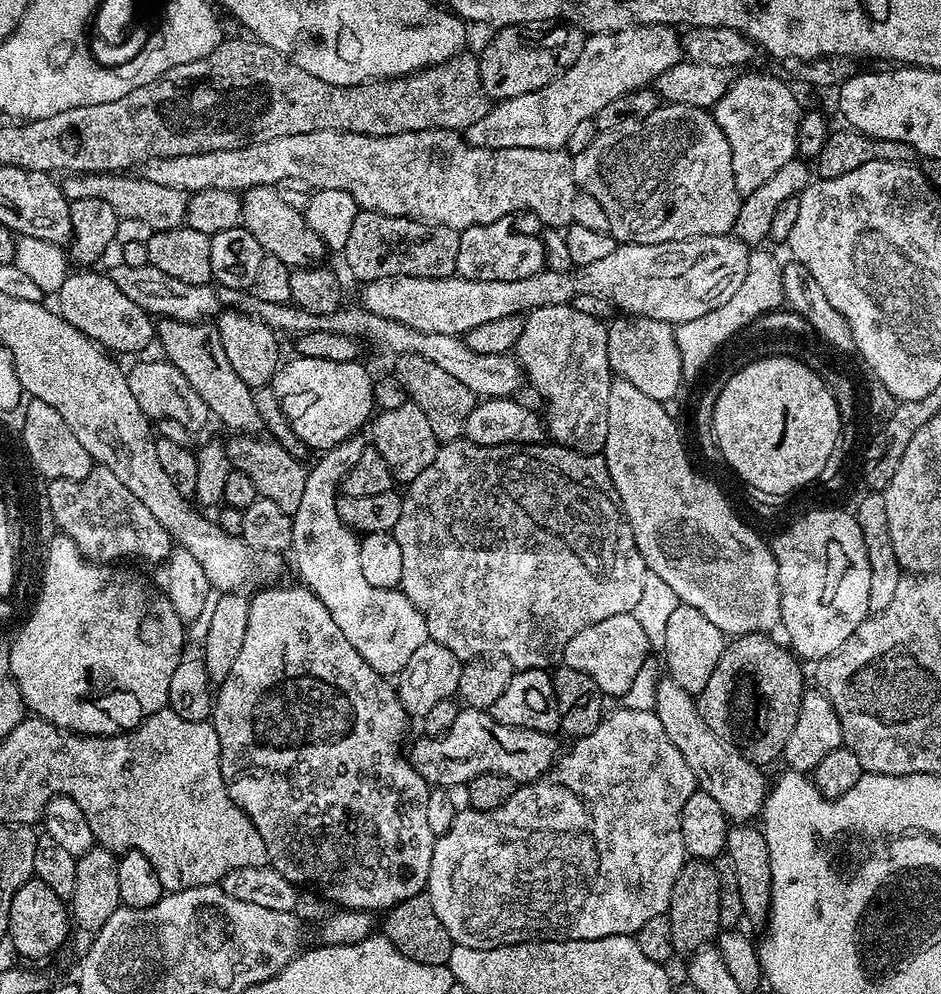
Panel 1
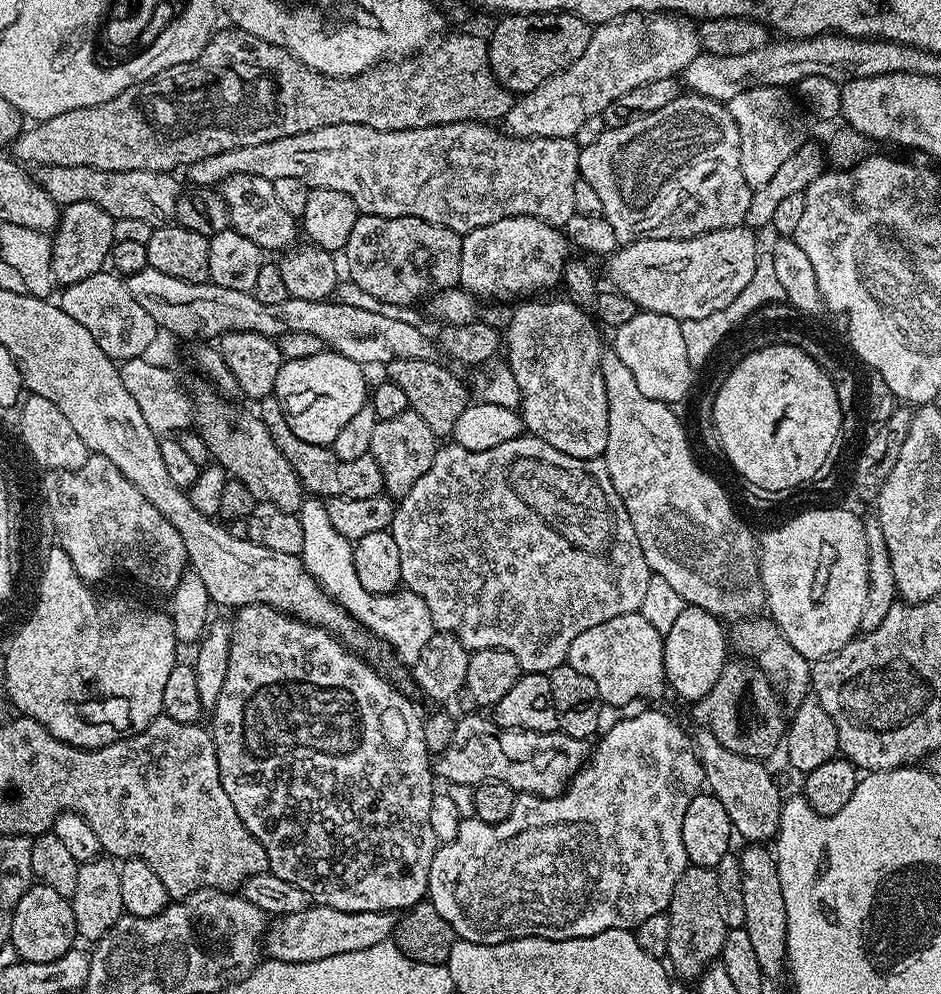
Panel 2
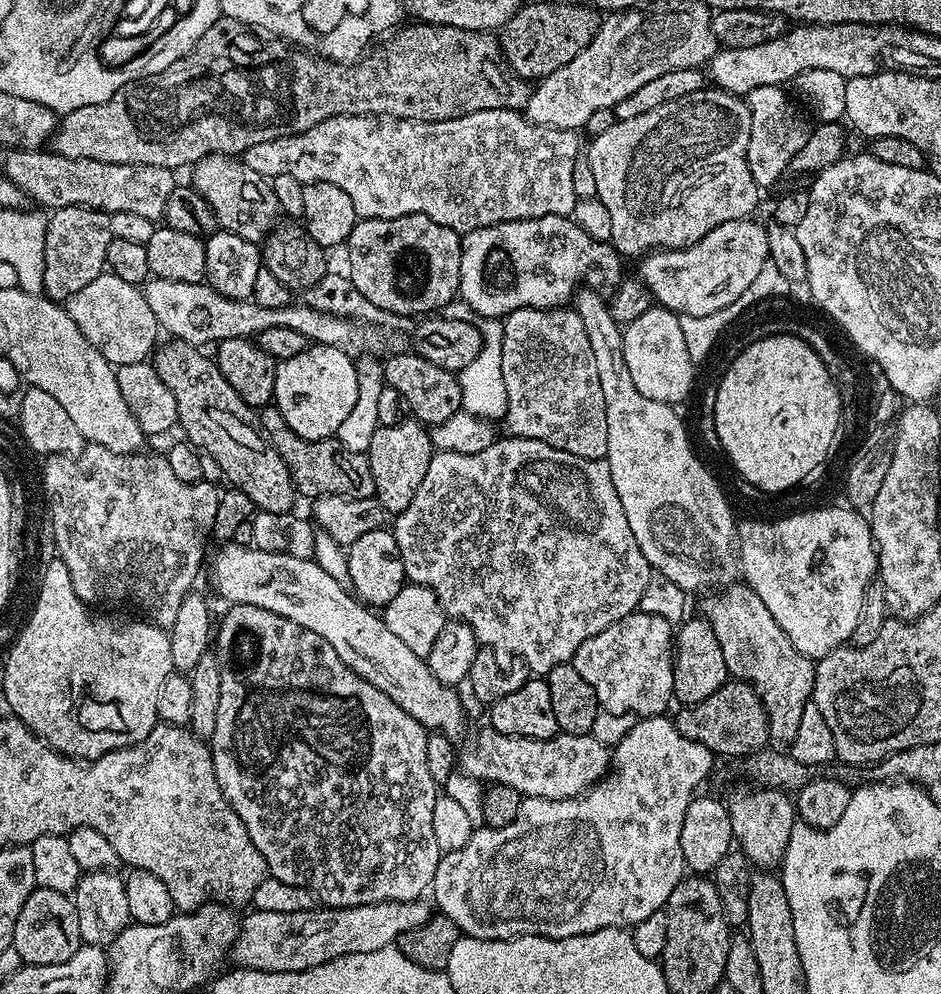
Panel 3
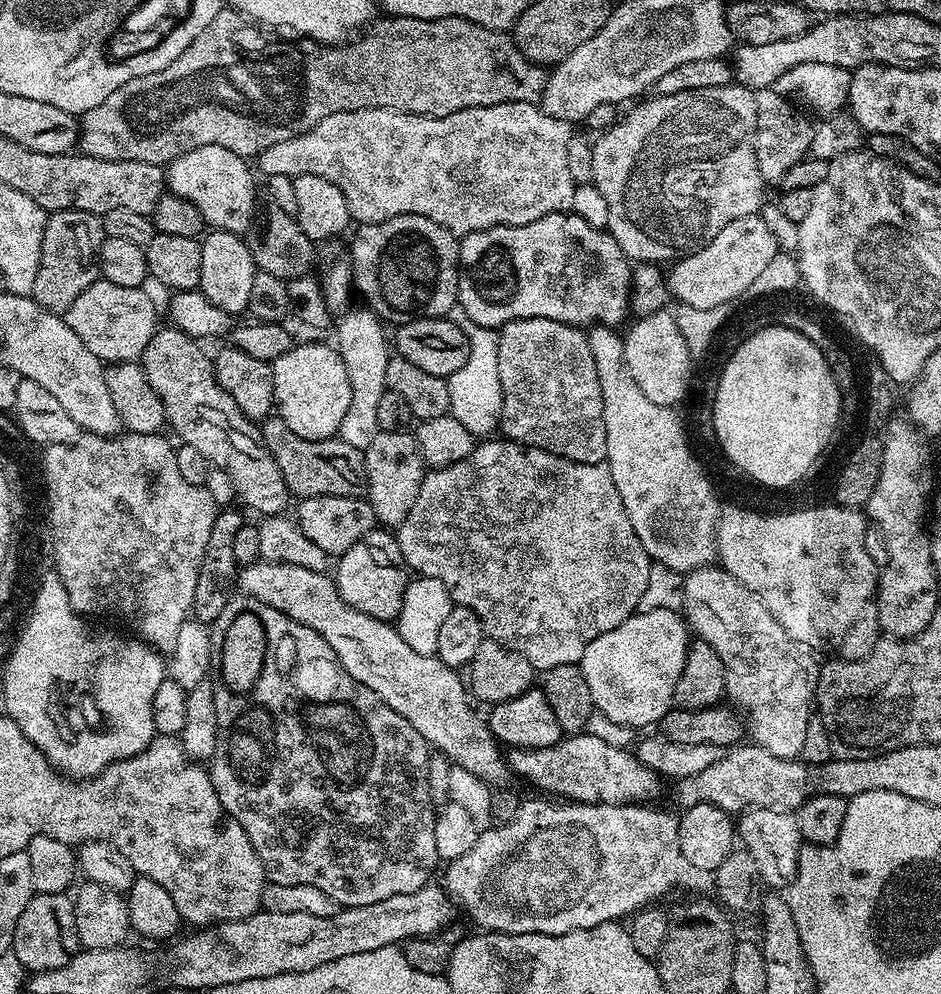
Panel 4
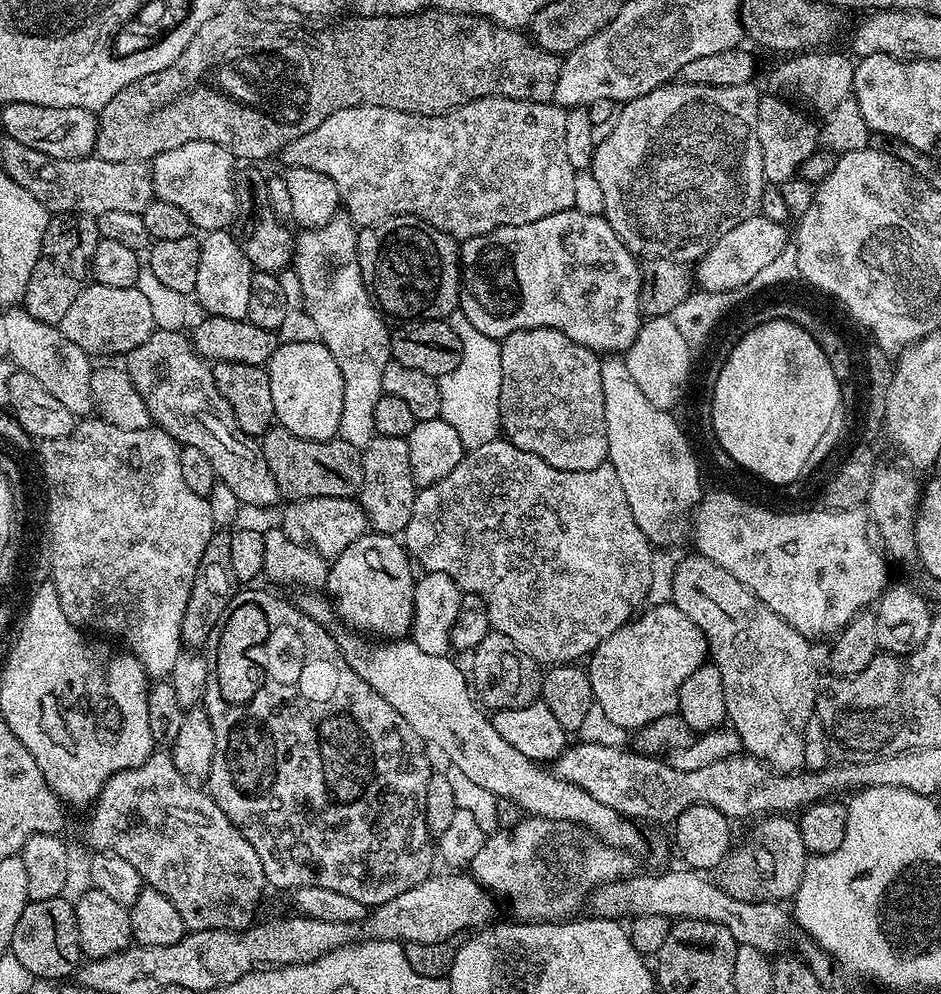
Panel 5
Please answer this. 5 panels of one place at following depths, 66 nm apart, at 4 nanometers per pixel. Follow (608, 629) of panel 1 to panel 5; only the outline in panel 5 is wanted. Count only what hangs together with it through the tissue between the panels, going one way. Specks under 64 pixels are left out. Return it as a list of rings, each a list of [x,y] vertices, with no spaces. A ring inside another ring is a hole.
[[[675,604],[645,607],[590,653],[586,671],[593,701],[602,706],[602,711],[618,726],[629,730],[641,728],[654,722],[654,718],[676,712],[682,682],[686,682],[709,656],[702,630],[698,630]]]

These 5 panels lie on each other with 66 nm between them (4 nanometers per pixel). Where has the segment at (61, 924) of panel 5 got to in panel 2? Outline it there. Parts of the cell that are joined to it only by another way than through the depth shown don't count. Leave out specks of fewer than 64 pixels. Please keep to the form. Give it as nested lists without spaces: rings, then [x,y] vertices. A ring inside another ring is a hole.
[[[34,882],[18,898],[18,906],[14,906],[12,915],[12,931],[10,942],[14,946],[17,957],[26,962],[54,962],[54,958],[62,958],[77,943],[74,910],[69,897],[58,894],[58,890],[50,890],[50,886]]]

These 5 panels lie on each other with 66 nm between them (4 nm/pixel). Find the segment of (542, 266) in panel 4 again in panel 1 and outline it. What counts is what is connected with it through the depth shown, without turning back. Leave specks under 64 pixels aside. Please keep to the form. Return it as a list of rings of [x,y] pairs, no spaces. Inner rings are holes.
[[[507,219],[470,226],[460,232],[456,271],[470,280],[516,280],[546,268],[544,241],[539,235],[517,231]]]

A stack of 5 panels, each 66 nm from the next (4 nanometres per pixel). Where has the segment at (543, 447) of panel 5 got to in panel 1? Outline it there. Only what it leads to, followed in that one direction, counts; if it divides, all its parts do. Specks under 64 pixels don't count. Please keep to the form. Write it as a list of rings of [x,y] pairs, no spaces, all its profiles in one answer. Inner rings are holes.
[[[571,303],[535,308],[524,316],[524,329],[518,338],[514,355],[520,362],[527,383],[536,387],[548,407],[546,432],[555,443],[576,452],[603,453],[608,429],[608,403],[614,373],[607,358],[608,329],[605,321],[582,314]]]

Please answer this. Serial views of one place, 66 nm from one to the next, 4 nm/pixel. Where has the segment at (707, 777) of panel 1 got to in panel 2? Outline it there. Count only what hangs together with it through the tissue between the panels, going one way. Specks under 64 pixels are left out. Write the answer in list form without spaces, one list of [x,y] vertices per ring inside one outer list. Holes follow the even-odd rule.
[[[700,730],[694,736],[696,756],[704,771],[706,788],[711,795],[722,802],[726,814],[730,814],[730,822],[735,835],[744,839],[744,842],[768,842],[776,835],[780,825],[780,805],[782,795],[780,788],[772,781],[768,773],[767,763],[751,760],[749,756],[738,754],[734,750],[726,750],[714,738],[714,734]]]

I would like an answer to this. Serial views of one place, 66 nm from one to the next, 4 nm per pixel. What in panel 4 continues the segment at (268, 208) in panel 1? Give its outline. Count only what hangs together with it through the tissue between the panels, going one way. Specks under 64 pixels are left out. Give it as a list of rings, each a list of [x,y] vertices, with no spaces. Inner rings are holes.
[[[198,146],[198,150],[182,152],[167,165],[166,188],[171,195],[186,198],[186,202],[194,202],[194,206],[198,206],[198,214],[202,214],[209,229],[244,234],[248,227],[253,227],[252,219],[256,216],[256,180],[248,164],[245,157],[234,154],[234,150],[226,150],[226,146]]]

